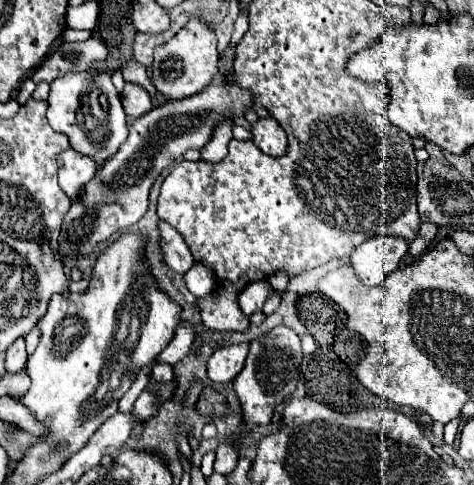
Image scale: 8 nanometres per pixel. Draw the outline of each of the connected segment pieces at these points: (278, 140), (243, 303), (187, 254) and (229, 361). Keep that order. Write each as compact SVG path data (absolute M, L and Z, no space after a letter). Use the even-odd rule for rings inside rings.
M265 117L259 119L253 125L253 143L271 157L281 157L287 153L287 133L283 131L283 127L273 119L273 117Z
M253 281L239 293L239 309L245 315L251 315L255 311L263 309L263 303L271 291L271 285L267 281Z
M159 223L159 229L161 229L161 247L163 247L163 253L165 253L165 263L177 271L177 273L187 273L193 265L195 265L195 259L187 247L187 243L183 241L181 233L177 233L177 229L173 229L171 225L167 223Z
M247 343L217 349L207 361L209 379L213 383L229 383L229 381L233 381L239 375L239 371L243 369L243 361L247 357L247 351L249 351Z

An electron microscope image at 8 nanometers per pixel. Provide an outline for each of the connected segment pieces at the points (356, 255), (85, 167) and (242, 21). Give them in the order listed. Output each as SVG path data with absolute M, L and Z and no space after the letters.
M377 235L363 241L351 253L351 267L363 285L373 287L399 267L399 261L407 255L407 249L409 243L399 237Z
M67 149L59 157L59 187L65 191L65 195L71 199L71 203L81 201L81 193L85 185L93 179L95 165L89 161L89 157L81 157L79 153L73 153L73 149Z
M241 11L237 21L235 21L235 29L233 29L233 35L231 35L231 43L233 41L241 41L241 37L245 35L247 31L247 11Z

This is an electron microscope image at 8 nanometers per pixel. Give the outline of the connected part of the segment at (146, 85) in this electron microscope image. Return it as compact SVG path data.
M135 59L133 61L129 61L129 65L125 65L125 69L123 69L123 79L127 81L127 83L135 83L135 85L141 85L149 95L151 95L151 99L155 99L155 95L157 95L157 89L153 87L153 83L151 83L151 79L147 77L147 73L145 73L145 67L141 65L141 63L137 63Z

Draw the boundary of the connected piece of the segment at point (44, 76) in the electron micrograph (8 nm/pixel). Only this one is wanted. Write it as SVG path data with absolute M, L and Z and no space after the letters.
M89 37L85 41L77 41L77 43L67 41L53 55L49 55L39 65L39 69L33 71L31 79L35 83L41 83L41 81L51 83L53 79L63 77L69 71L77 71L77 73L91 71L93 65L97 61L105 61L107 55L109 55L107 47L95 37Z

